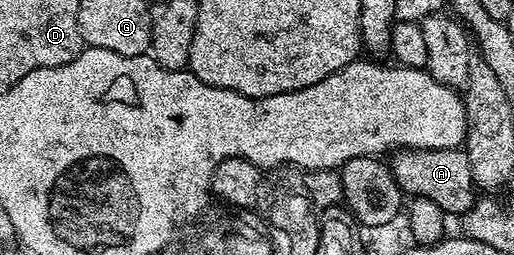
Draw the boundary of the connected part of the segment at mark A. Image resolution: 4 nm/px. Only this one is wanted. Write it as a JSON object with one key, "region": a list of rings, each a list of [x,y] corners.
{"region":[[[404,148],[392,153],[393,160],[388,161],[395,182],[402,193],[410,197],[431,198],[446,214],[464,214],[475,203],[475,185],[468,154],[460,148]]]}

